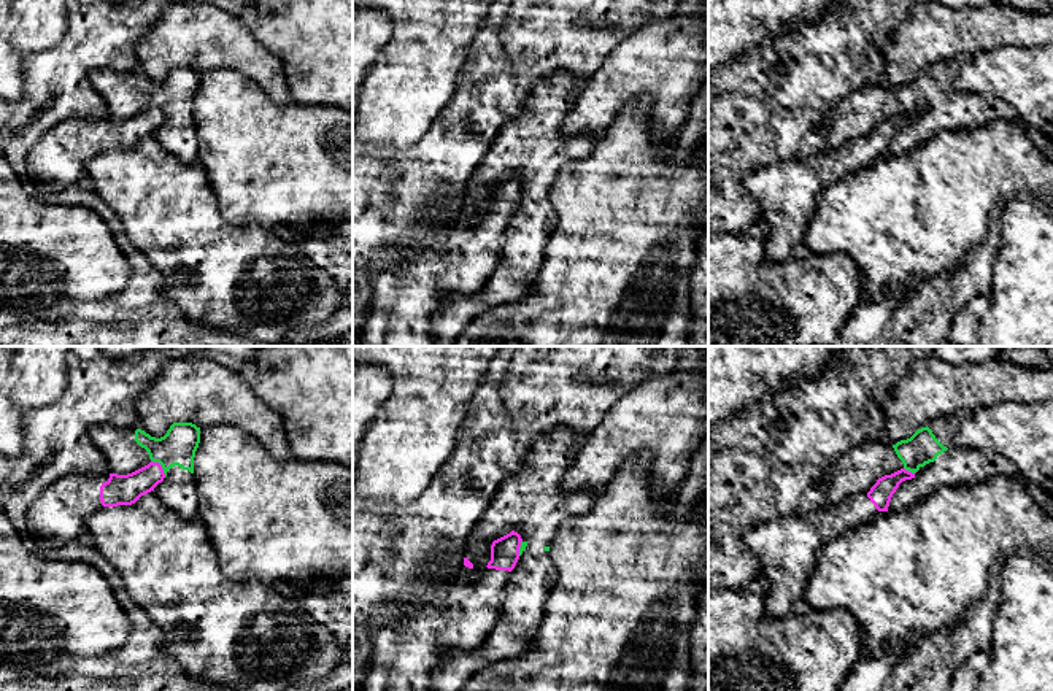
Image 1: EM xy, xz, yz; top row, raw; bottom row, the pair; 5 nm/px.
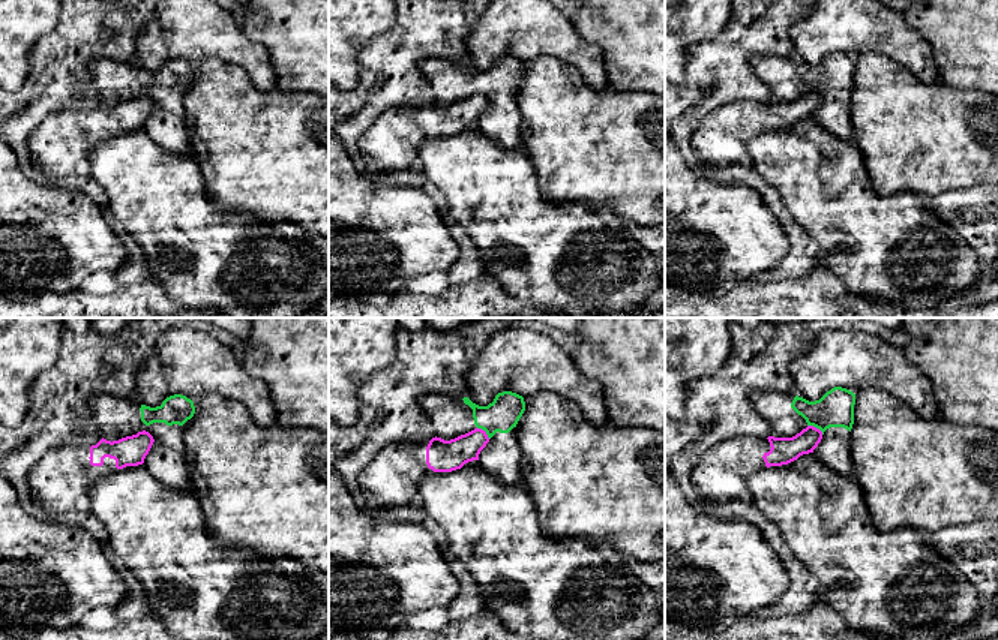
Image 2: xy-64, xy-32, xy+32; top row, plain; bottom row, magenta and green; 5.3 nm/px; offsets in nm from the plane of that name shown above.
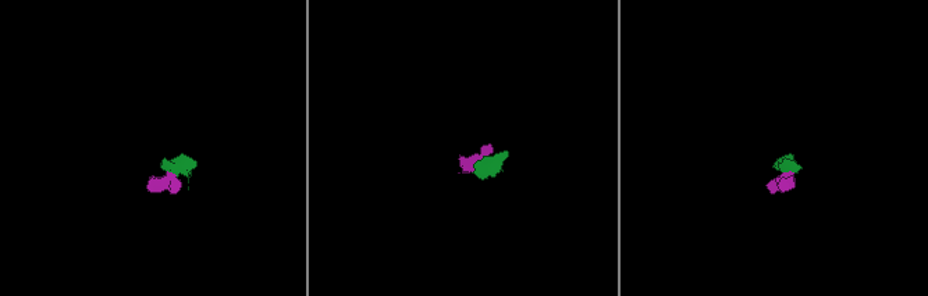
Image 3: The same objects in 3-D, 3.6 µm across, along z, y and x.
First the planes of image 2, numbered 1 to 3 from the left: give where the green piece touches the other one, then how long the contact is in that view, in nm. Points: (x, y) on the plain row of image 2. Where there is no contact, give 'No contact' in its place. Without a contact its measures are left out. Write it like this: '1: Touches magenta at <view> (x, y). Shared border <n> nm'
1: No contact
2: Touches magenta at xy-32 (483, 95). Shared border 100 nm
3: Touches magenta at xy+32 (815, 92). Shared border 100 nm

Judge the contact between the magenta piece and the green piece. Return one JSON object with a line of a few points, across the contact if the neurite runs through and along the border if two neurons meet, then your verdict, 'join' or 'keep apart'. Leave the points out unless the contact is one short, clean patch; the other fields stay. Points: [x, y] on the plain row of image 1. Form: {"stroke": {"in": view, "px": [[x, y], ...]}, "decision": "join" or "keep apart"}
{"stroke": {"in": "xy", "px": [[151, 104], [161, 110], [165, 119]]}, "decision": "keep apart"}

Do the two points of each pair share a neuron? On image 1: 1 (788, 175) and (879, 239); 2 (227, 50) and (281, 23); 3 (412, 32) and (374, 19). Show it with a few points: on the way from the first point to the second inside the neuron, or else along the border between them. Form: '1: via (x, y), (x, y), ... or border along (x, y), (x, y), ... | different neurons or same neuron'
1: border along (847, 173), (821, 193), (817, 210), (804, 232) | different neurons
2: border along (248, 23), (253, 34), (281, 61) | different neurons
3: border along (388, 16), (391, 37), (374, 59) | different neurons

